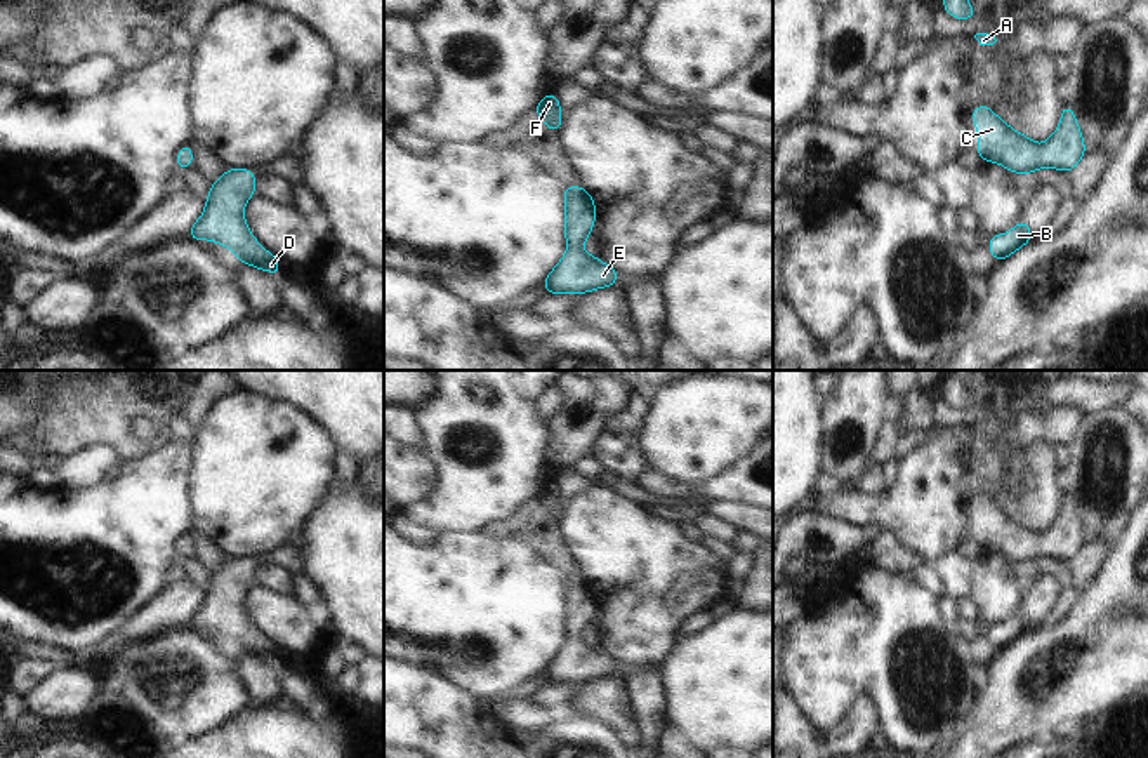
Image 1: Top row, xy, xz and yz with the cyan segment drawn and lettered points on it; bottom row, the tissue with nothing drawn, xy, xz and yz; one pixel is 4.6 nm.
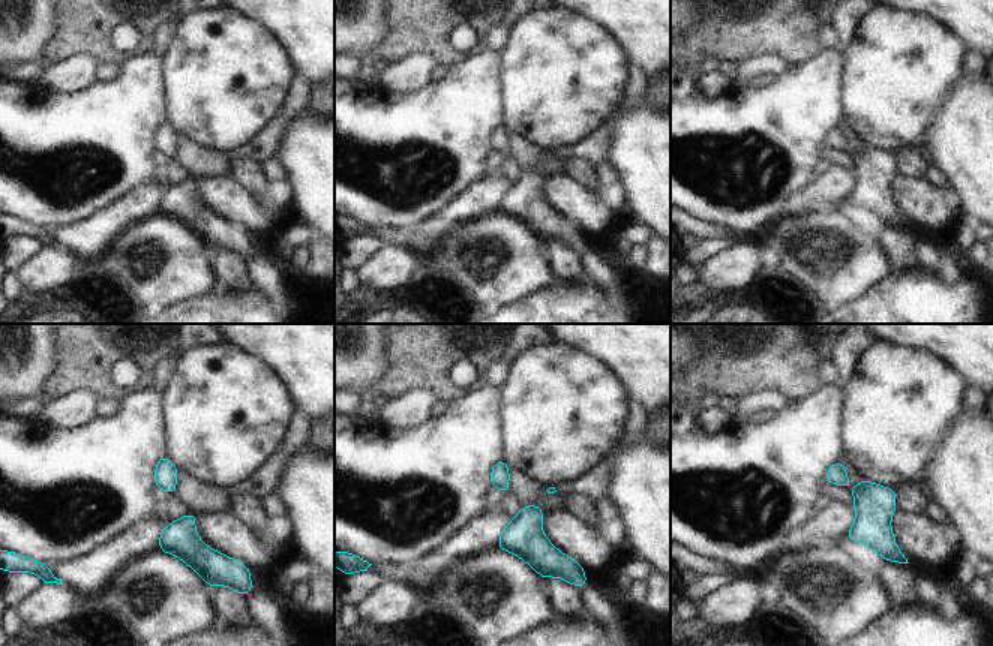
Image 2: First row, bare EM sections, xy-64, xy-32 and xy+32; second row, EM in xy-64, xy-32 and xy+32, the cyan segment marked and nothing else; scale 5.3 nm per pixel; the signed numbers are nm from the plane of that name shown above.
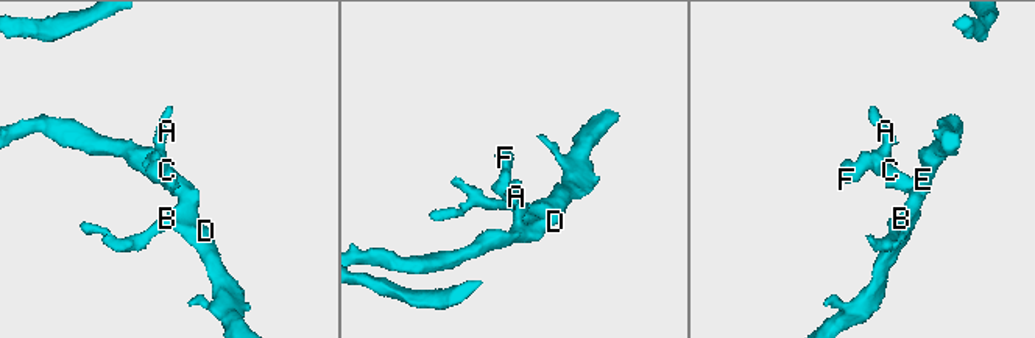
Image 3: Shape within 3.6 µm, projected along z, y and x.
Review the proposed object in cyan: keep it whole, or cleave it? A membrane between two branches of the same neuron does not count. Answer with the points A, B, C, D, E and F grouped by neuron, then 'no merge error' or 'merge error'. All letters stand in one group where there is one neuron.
A B C D E F | no merge error

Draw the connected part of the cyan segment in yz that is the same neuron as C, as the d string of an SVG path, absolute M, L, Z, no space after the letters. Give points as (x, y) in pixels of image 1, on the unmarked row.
M978 494L969 506L978 518L976 537L981 551L1002 553L1009 562L1033 563L1040 556L1072 562L1085 544L1075 501L1068 494L1061 495L1056 522L1040 535L1013 520L986 494Z

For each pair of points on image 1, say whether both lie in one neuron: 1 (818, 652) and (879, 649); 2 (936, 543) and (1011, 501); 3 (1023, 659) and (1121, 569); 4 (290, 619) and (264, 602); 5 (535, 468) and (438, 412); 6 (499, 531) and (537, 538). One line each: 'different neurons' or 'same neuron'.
1: same neuron
2: different neurons
3: same neuron
4: same neuron
5: same neuron
6: same neuron

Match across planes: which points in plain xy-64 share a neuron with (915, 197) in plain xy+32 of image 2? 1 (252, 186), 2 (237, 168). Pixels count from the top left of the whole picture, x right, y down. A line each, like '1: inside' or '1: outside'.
1: outside
2: outside

